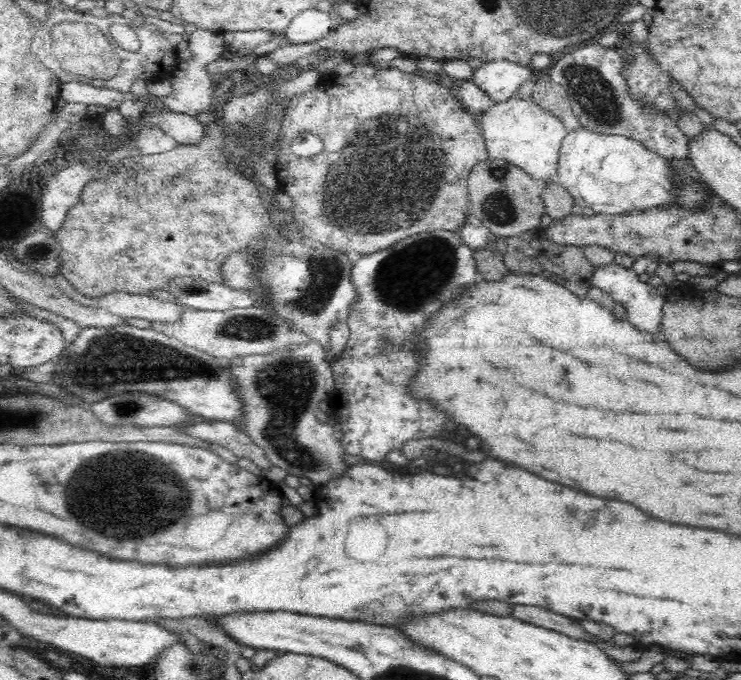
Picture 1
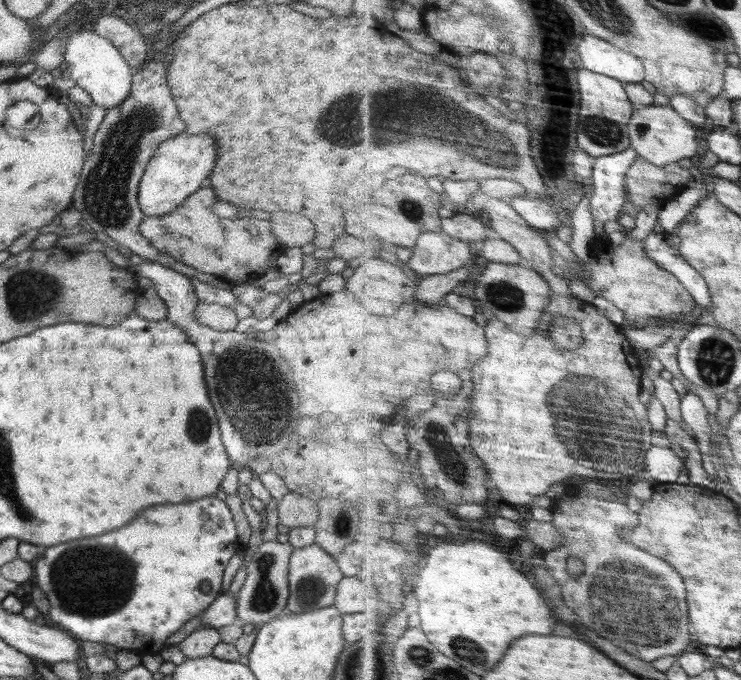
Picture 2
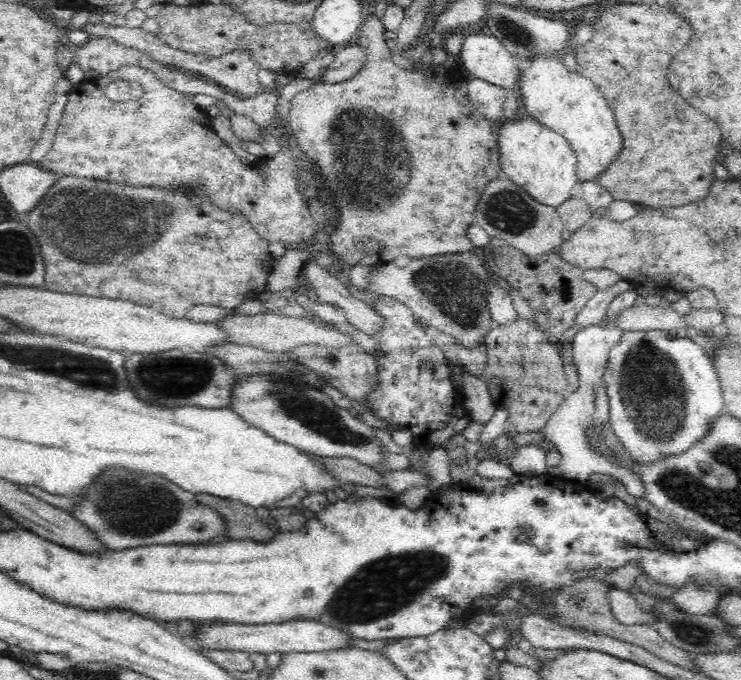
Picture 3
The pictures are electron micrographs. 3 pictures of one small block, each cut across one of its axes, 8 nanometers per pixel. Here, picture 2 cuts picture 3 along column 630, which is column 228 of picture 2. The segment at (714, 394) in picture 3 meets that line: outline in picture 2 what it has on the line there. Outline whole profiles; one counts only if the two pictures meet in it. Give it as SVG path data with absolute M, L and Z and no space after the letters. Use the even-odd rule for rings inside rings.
M146 261L133 265L128 270L143 283L156 289L158 296L168 306L167 319L179 326L180 330L188 335L188 340L199 350L202 364L204 364L206 386L212 388L212 390L208 390L208 398L216 410L220 432L222 432L222 442L232 465L239 470L249 469L250 463L255 458L270 460L275 458L280 451L284 451L288 447L292 433L297 431L300 398L296 392L296 383L289 362L280 354L280 351L273 344L263 341L258 336L254 338L235 330L221 331L197 321L194 318L194 311L196 311L196 304L200 300L195 293L194 285L188 276L176 272L173 268L157 262Z

